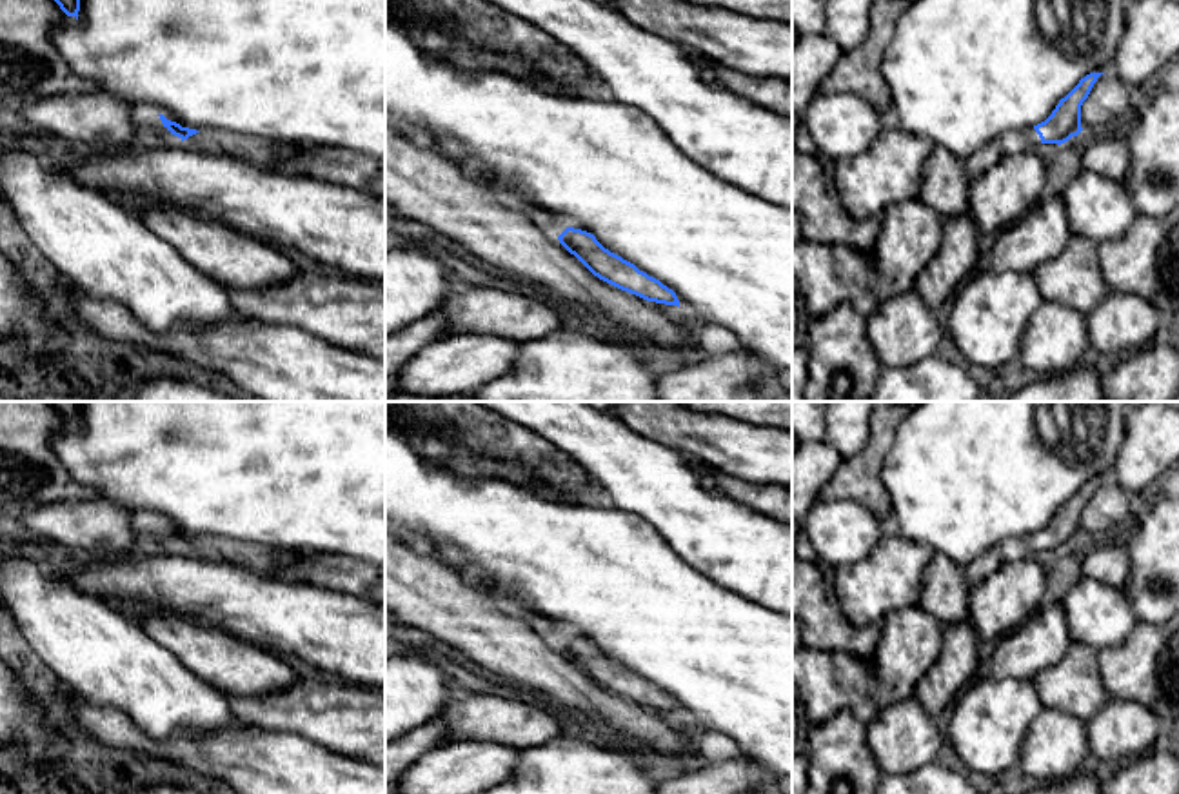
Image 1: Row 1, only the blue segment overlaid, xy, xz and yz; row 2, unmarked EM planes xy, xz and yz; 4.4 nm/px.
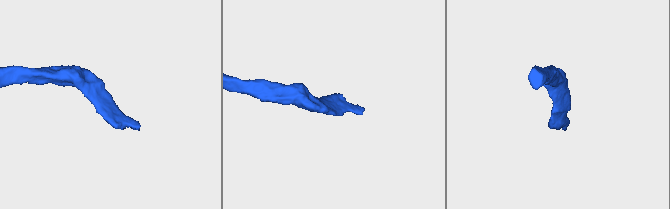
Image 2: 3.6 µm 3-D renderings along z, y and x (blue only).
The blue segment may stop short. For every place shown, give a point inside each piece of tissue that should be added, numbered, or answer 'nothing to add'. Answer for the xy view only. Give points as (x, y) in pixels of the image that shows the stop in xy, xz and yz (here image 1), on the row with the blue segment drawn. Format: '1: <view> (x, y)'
nothing to add

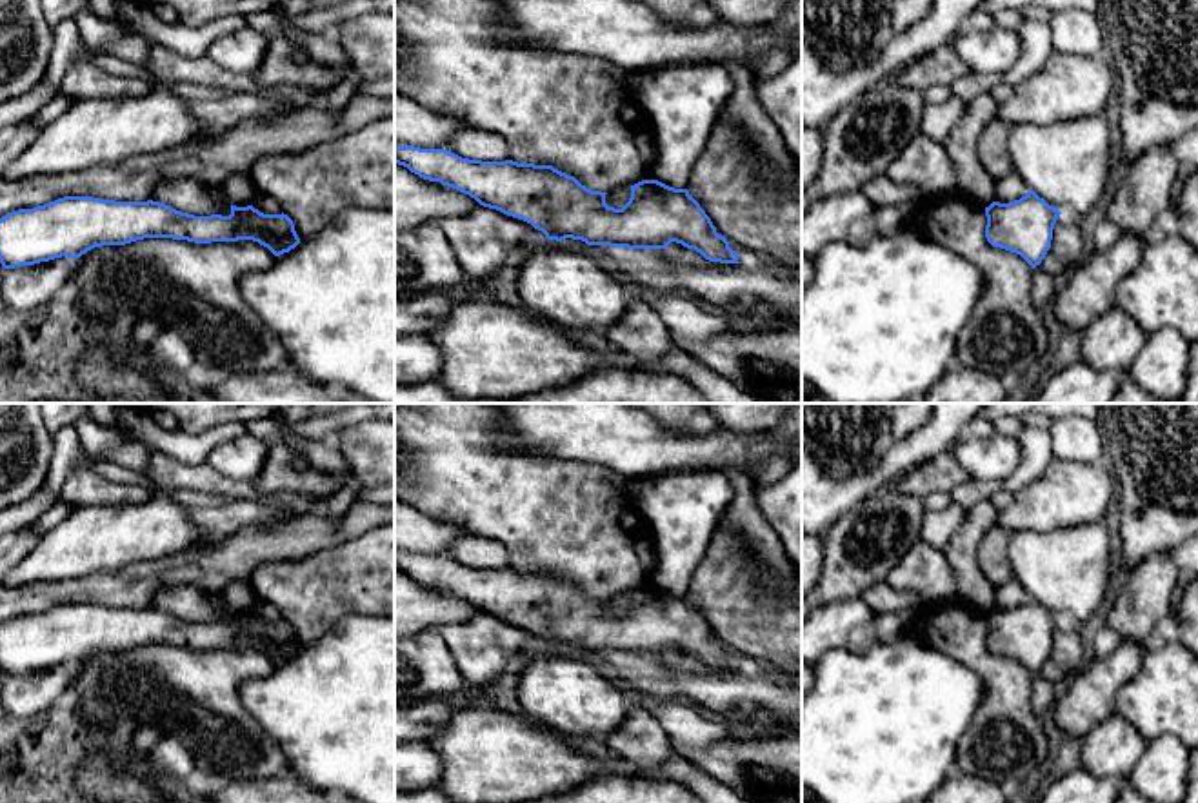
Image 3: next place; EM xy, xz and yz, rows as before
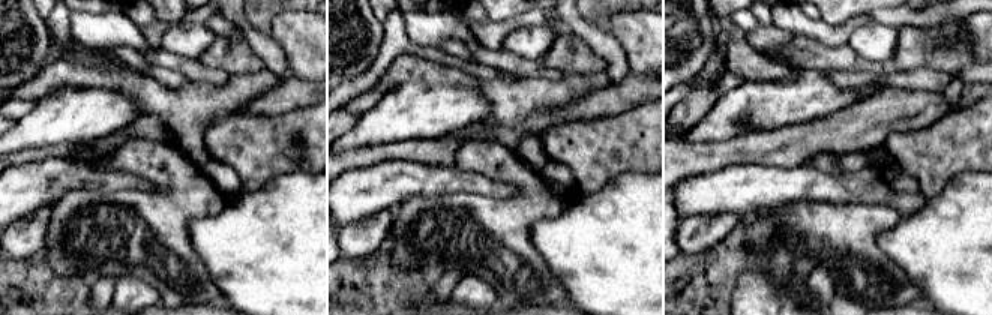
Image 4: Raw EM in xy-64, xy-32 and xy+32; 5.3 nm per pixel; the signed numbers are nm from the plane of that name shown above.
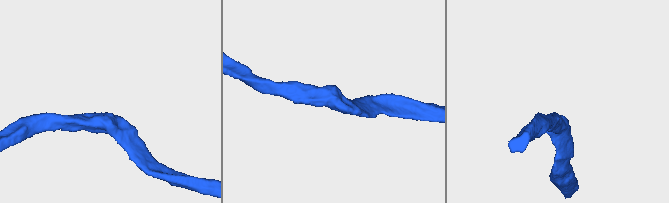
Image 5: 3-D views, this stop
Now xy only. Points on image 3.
nothing to add

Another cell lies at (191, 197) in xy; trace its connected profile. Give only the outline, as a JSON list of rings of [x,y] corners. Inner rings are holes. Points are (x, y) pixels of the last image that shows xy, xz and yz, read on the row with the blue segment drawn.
[[[189,178],[160,182],[151,200],[195,216],[231,214],[231,205],[218,202],[213,187]]]

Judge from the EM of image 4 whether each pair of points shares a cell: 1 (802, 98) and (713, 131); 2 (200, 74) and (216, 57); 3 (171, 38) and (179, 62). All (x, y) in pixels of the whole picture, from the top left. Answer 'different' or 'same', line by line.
1: same
2: different
3: different

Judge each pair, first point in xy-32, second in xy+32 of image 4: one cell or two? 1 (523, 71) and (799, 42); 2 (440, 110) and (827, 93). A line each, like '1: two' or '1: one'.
1: one
2: one

